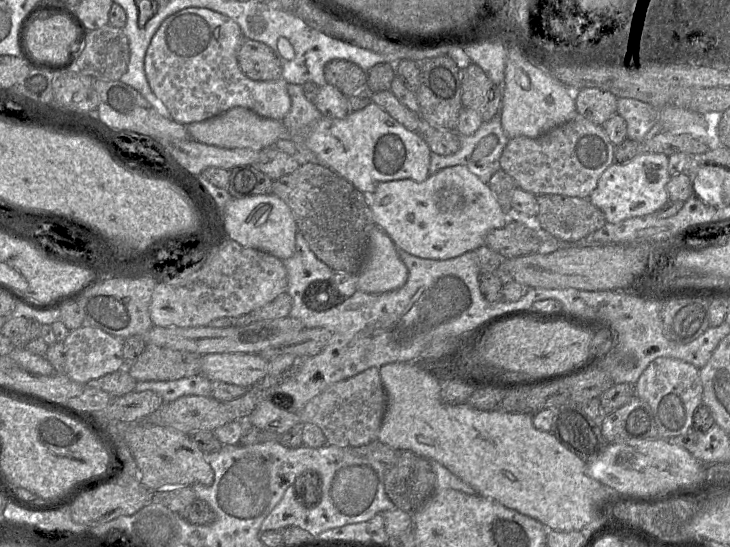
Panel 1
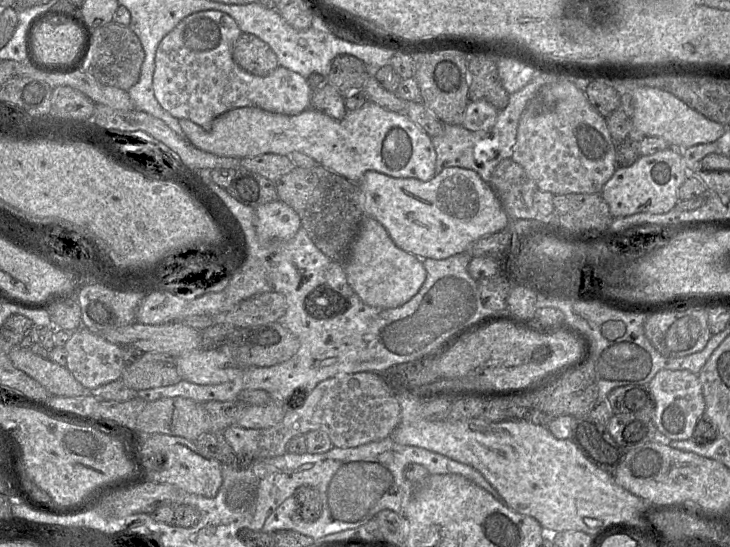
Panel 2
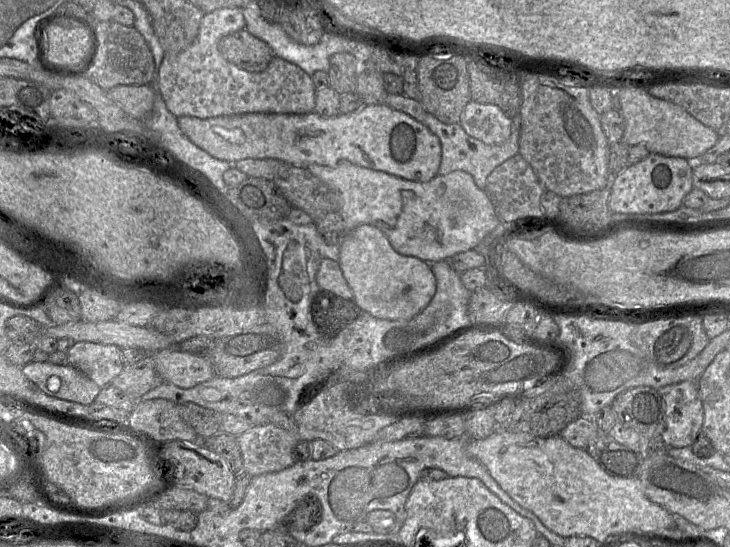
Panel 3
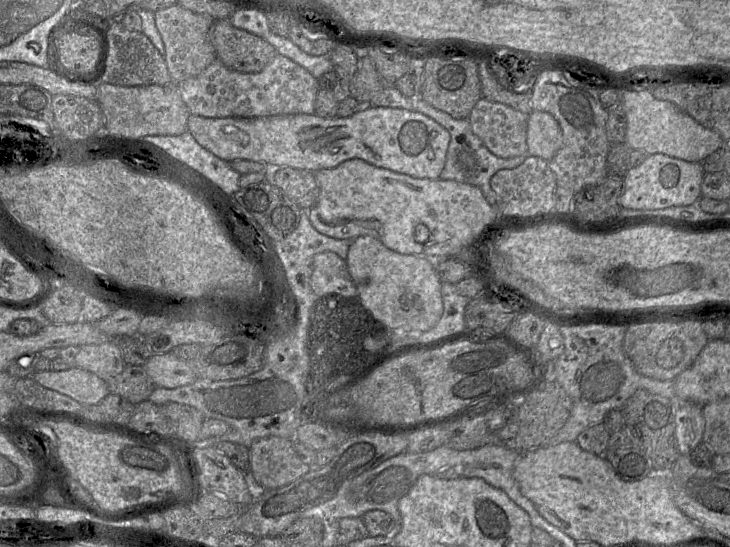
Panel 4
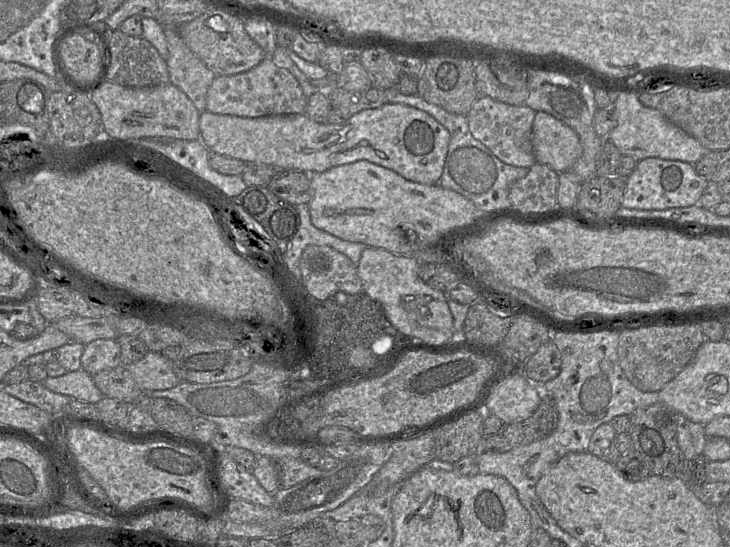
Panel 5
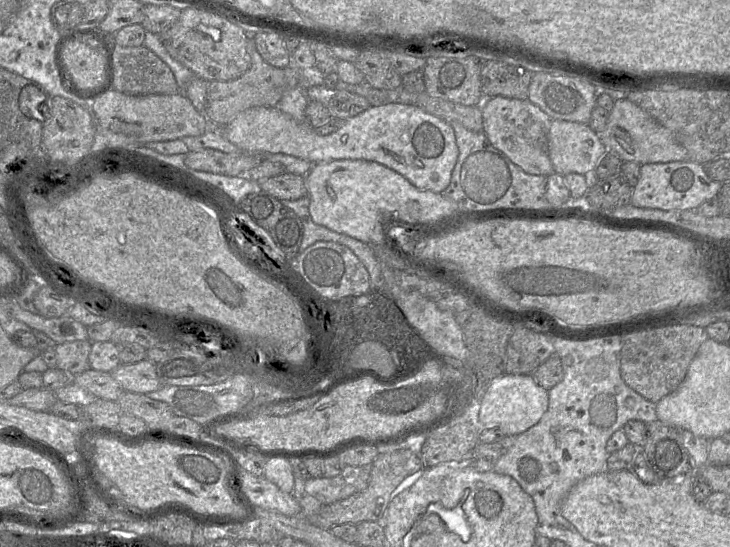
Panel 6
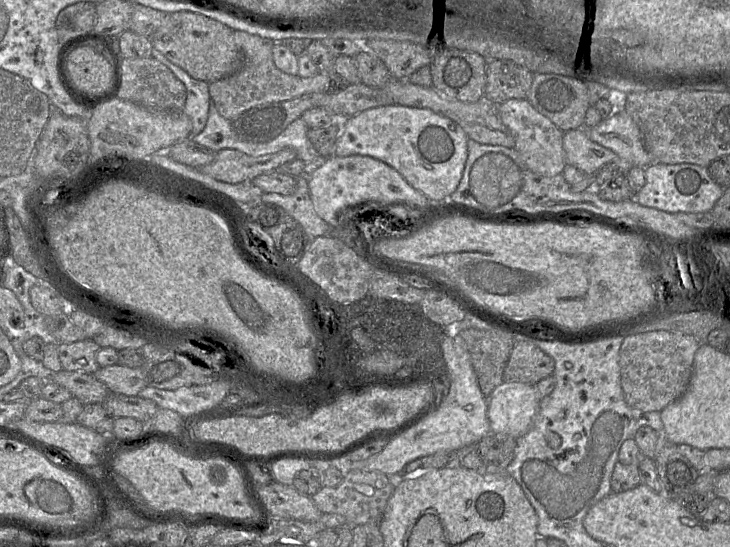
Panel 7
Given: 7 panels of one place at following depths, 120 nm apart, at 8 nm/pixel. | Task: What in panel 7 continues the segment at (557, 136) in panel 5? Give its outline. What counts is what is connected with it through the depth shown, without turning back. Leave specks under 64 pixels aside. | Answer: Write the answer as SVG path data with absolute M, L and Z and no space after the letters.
M571 129L563 134L566 165L574 166L585 175L595 174L608 163L621 163L620 157L588 138L585 129Z

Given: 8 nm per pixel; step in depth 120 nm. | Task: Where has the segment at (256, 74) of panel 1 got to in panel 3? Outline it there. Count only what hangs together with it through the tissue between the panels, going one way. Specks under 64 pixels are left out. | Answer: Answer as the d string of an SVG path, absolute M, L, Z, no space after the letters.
M246 29L224 36L219 51L227 61L248 72L264 71L274 58L270 46Z

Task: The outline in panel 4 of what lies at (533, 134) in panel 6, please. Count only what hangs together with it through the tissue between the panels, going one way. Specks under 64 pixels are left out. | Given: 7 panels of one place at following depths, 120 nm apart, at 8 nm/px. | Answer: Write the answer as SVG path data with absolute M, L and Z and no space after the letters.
M481 97L472 107L466 120L472 132L494 155L511 158L528 155L526 144L528 116L529 114L524 114L508 105Z

